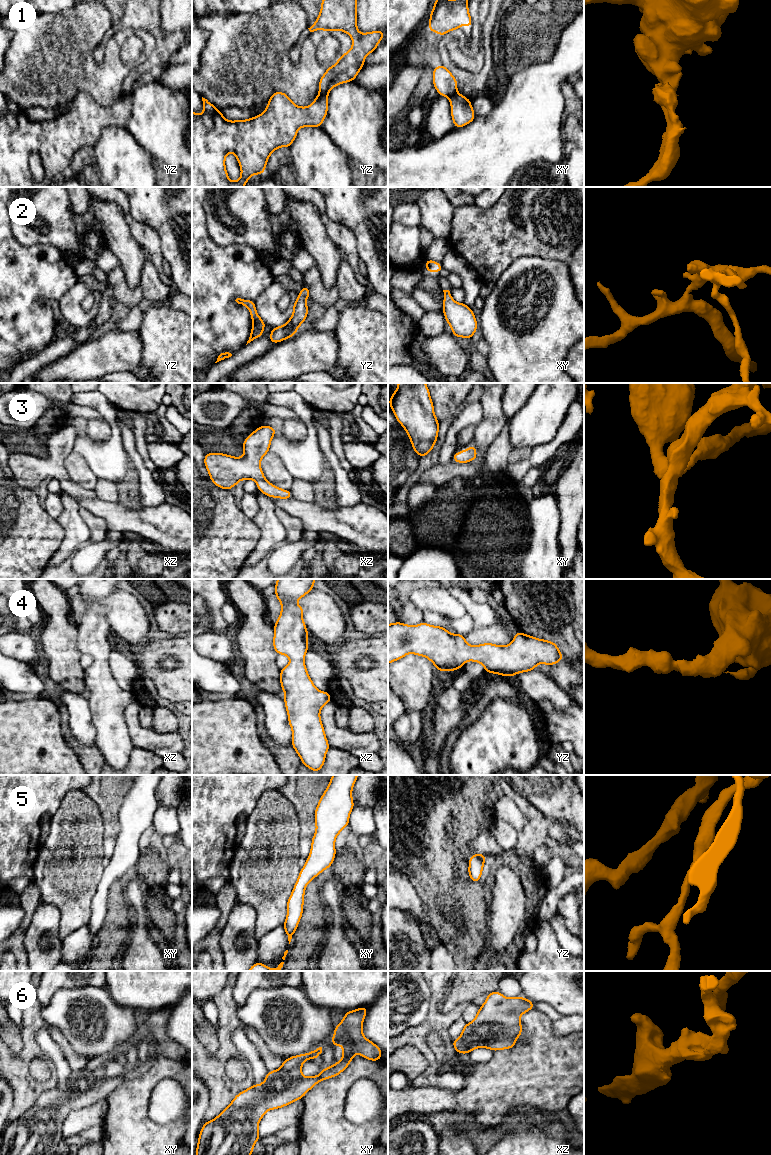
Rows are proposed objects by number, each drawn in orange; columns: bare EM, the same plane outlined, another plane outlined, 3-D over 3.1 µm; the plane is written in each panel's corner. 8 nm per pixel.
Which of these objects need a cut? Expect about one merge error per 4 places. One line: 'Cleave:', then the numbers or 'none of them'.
Cleave: 1

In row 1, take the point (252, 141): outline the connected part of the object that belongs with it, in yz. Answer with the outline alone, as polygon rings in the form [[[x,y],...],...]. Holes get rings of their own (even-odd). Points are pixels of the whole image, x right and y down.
[[[277,91],[268,100],[267,108],[264,110],[262,114],[247,120],[228,121],[223,117],[221,110],[216,109],[214,105],[211,104],[207,99],[202,97],[202,101],[204,106],[203,113],[201,115],[198,115],[192,111],[192,187],[244,187],[251,176],[255,174],[261,175],[265,172],[266,163],[272,152],[274,152],[279,147],[290,147],[297,136],[297,131],[300,128],[305,126],[321,127],[328,111],[328,94],[318,95],[314,99],[313,103],[308,107],[299,107],[291,101],[287,94]],[[230,152],[235,154],[241,168],[240,179],[235,182],[229,180],[225,167],[225,157]]]

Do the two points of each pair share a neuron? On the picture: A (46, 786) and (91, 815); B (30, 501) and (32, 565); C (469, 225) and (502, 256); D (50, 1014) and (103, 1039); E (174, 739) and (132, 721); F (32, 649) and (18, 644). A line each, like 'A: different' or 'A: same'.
A: different
B: same
C: same
D: same
E: same
F: same

